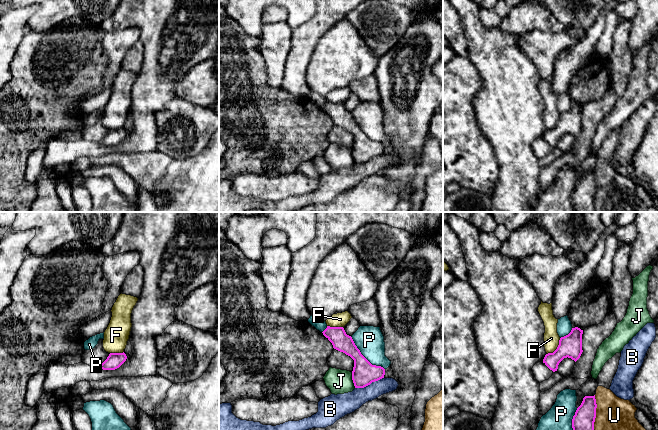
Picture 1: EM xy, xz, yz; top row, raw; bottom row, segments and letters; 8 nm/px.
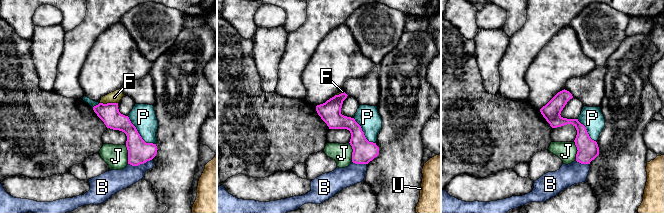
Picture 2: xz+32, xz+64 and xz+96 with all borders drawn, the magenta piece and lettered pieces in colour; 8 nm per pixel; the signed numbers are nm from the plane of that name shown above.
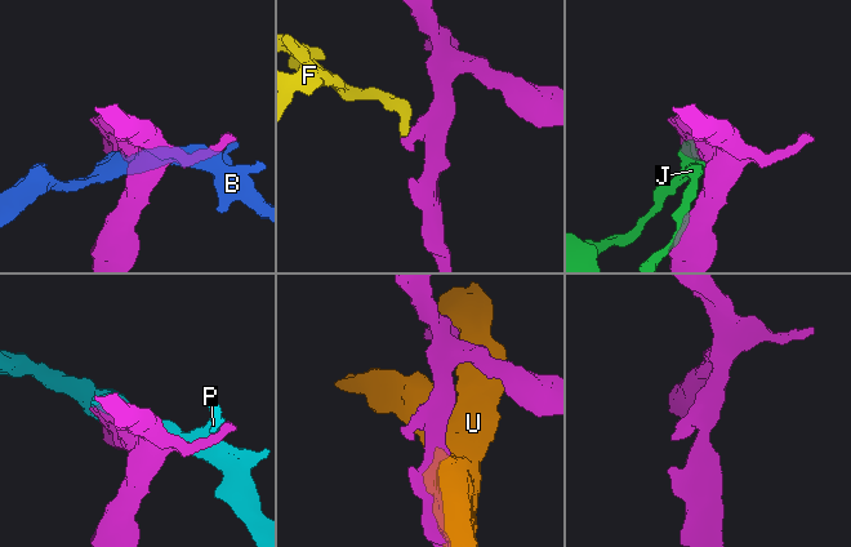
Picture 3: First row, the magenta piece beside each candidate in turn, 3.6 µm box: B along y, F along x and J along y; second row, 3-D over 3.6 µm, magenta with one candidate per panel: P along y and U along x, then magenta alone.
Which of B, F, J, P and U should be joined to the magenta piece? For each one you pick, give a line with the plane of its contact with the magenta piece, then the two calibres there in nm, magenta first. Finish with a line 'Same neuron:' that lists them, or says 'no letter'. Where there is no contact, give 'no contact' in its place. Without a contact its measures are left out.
Same neuron: no letter

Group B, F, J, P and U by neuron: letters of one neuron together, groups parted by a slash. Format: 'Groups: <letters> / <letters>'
Groups: B / F / J / P / U

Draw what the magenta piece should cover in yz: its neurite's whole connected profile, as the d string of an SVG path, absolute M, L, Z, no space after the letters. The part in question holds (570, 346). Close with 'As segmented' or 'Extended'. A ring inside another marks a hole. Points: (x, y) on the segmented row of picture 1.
M578 327L572 328L571 332L561 337L559 345L553 353L548 353L543 359L543 363L553 372L557 371L559 363L564 358L571 358L575 362L580 358L582 350L583 330Z. As segmented

